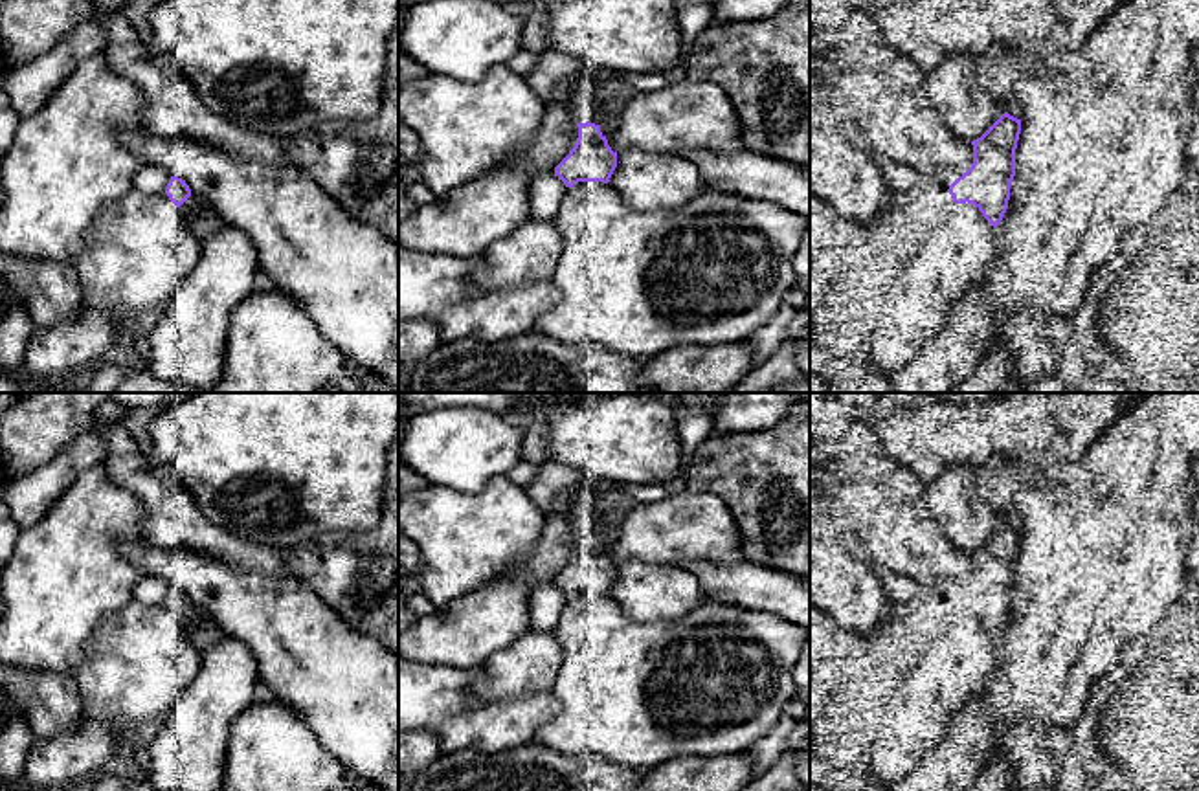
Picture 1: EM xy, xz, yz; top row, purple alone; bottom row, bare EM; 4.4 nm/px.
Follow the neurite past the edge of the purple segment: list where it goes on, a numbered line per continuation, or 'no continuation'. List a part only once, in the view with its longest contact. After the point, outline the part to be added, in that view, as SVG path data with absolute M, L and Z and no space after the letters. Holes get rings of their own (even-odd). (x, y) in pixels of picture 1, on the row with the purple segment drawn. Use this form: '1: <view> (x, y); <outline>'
1: xz (590, 92); M551 48L538 55L525 81L547 106L566 108L578 123L599 125L602 136L615 128L617 117L637 94L622 72Z

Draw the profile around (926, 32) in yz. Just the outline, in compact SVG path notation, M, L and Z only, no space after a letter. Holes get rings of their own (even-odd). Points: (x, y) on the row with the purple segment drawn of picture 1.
M865 0L883 44L924 73L953 59L969 59L982 88L1019 119L1017 84L1037 66L1050 68L1065 51L1081 50L1120 9L1120 0Z

